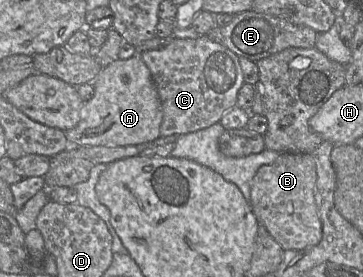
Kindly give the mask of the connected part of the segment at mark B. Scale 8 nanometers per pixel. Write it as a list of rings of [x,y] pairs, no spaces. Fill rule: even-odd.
[[[280,153],[272,164],[261,166],[251,181],[252,211],[284,250],[312,247],[322,239],[322,222],[314,198],[316,180],[316,164],[311,154]]]

